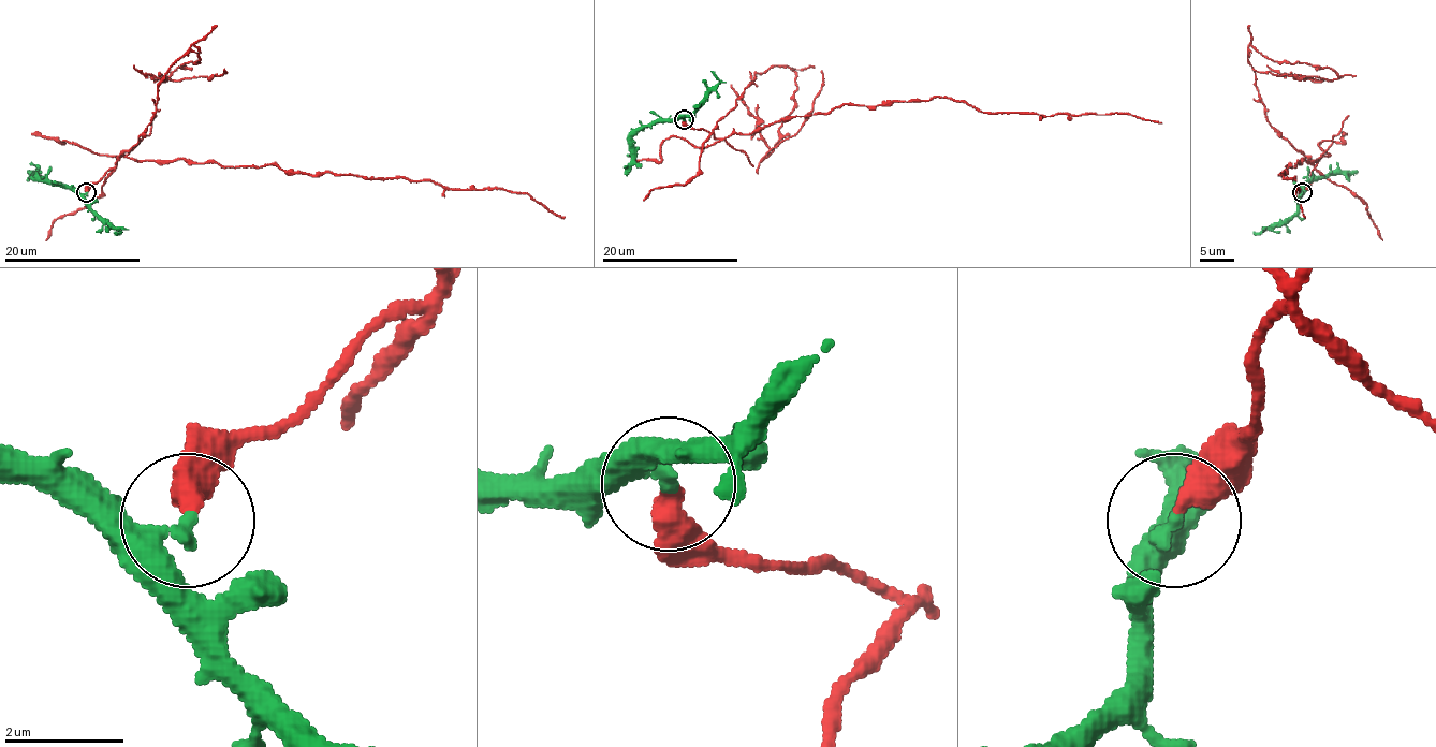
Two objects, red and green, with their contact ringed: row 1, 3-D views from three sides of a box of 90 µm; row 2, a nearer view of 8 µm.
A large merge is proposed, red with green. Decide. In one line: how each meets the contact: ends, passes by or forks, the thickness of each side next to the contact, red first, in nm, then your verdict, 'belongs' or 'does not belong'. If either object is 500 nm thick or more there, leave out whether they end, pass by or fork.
red ends | green ends | 480/340 nm | does not belong

